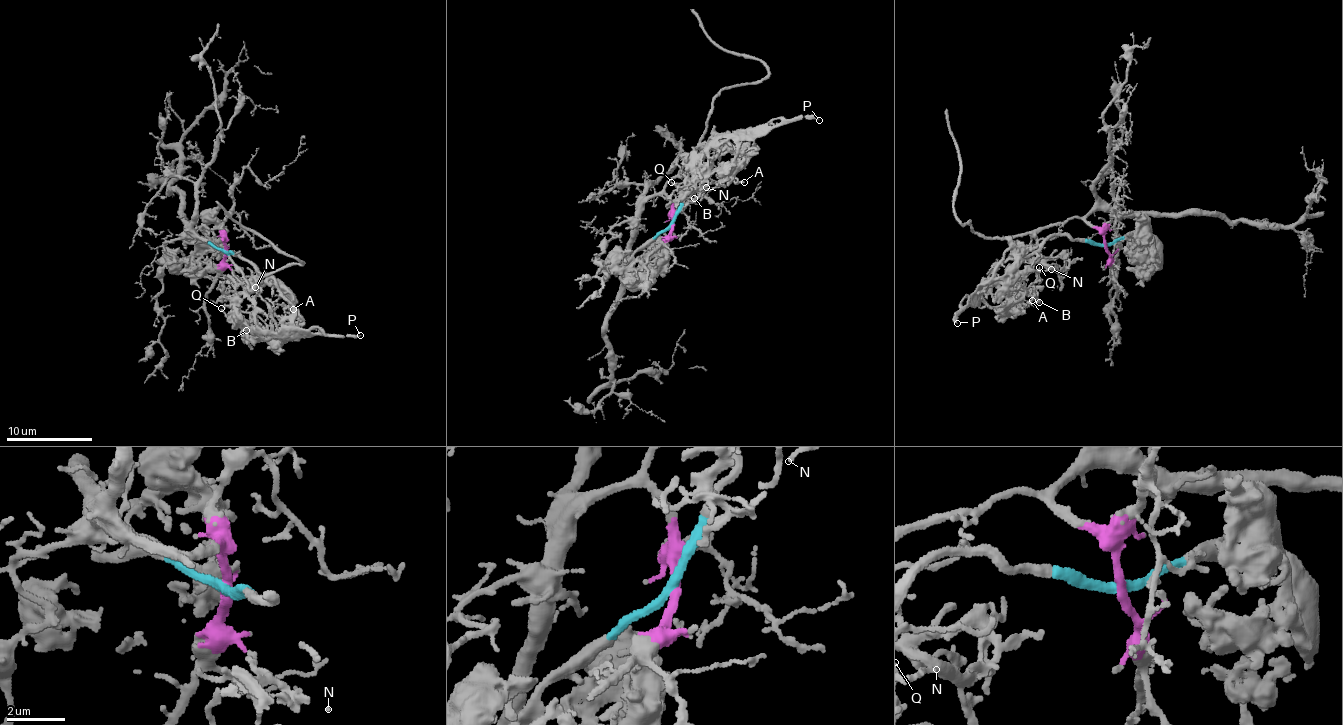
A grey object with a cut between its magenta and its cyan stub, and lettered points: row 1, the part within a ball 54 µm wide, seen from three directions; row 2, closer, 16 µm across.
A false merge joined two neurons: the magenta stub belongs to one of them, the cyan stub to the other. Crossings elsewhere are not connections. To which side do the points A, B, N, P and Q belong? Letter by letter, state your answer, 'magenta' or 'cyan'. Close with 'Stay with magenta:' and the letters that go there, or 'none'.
A: cyan
B: cyan
N: cyan
P: cyan
Q: cyan
Stay with magenta: none

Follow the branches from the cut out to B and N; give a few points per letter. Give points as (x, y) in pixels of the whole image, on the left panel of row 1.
B: (224, 252), (240, 255), (255, 269), (276, 331), (257, 340), (251, 338), (252, 326), (246, 331)
N: (224, 252), (233, 253), (232, 256), (240, 255), (255, 269), (258, 293), (256, 286)

